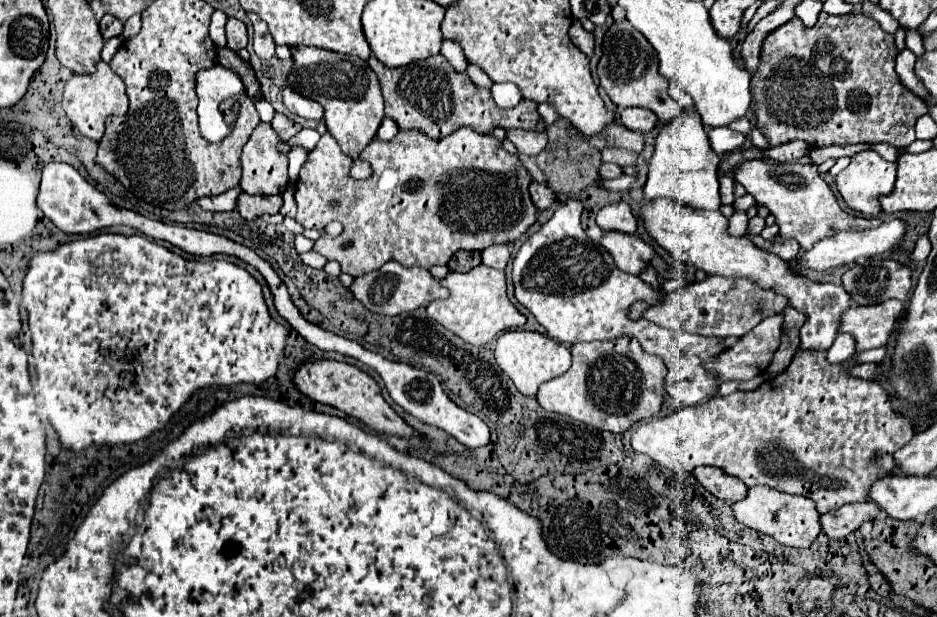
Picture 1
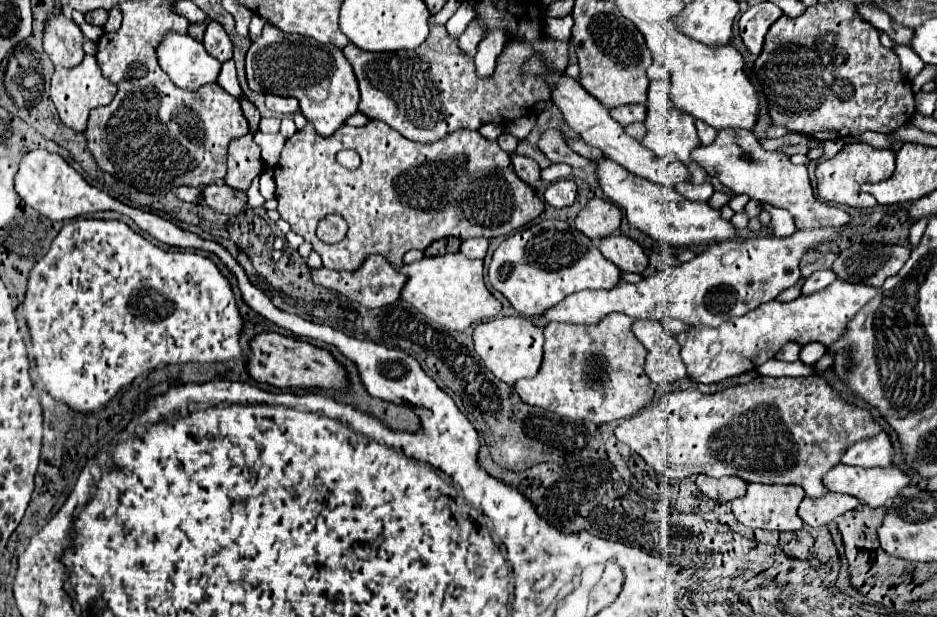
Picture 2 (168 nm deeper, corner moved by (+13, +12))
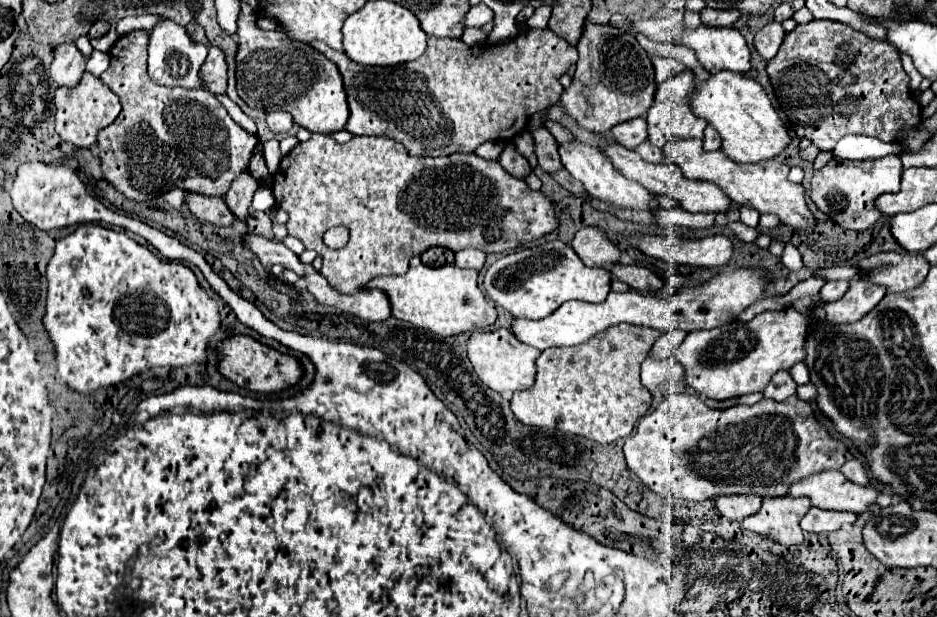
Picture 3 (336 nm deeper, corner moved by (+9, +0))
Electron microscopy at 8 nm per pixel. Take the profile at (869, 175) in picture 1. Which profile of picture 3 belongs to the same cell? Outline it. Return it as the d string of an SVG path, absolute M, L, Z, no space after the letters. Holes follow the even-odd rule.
M886 156L878 160L832 158L822 170L814 172L810 198L842 228L866 230L882 216L882 212L874 206L874 200L884 192L896 192L900 188L902 170L904 168L900 164L900 156Z

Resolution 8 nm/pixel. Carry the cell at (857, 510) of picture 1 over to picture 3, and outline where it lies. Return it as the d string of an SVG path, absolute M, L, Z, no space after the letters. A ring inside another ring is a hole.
M812 506L806 516L800 520L800 526L804 532L812 534L828 534L834 530L840 530L842 524L846 522L856 522L856 514L852 512L832 512L832 510L822 510Z

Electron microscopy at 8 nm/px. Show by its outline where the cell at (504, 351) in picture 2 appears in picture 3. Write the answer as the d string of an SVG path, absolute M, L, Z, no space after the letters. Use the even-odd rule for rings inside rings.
M498 328L490 332L472 332L468 340L468 358L472 360L478 378L502 396L510 396L516 390L532 388L536 380L536 360L540 350L516 340L508 328Z

